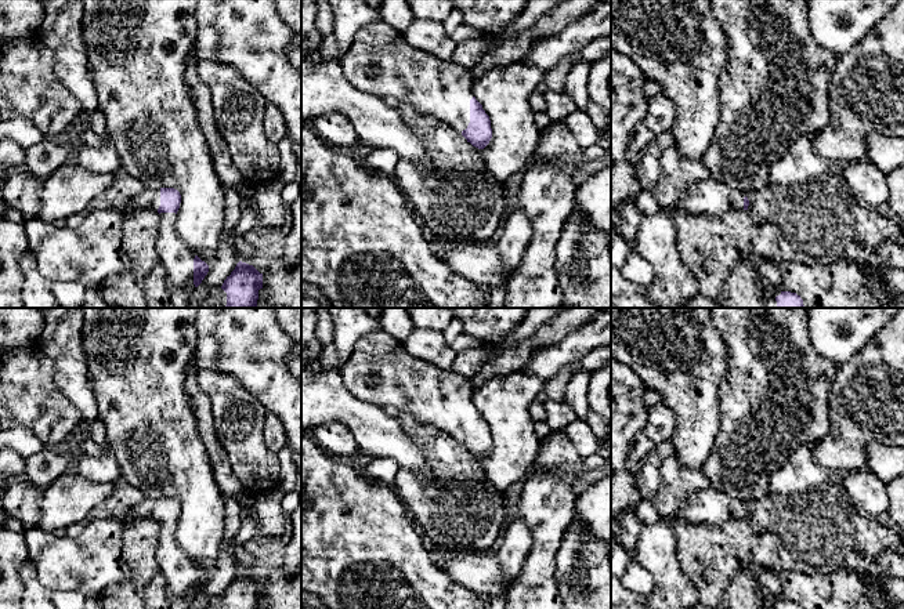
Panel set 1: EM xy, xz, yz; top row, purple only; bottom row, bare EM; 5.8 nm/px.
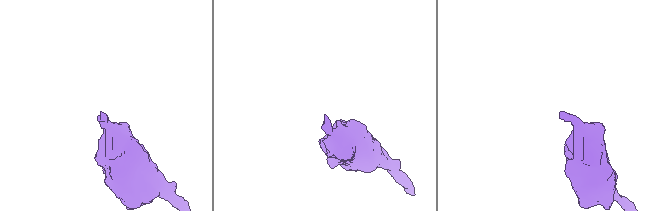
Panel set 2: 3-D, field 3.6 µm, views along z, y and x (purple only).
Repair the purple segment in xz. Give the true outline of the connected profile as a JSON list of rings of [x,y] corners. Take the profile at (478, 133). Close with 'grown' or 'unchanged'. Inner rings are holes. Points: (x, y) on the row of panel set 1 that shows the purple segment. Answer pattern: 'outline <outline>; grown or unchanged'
outline [[[382,17],[358,29],[340,65],[358,91],[394,97],[419,115],[451,124],[478,149],[489,144],[491,120],[473,94],[471,72],[455,59],[442,61],[413,48]]]; grown

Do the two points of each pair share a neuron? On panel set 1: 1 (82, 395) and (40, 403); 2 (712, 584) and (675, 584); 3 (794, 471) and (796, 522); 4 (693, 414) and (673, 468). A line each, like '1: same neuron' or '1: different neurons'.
1: different neurons
2: different neurons
3: different neurons
4: different neurons

